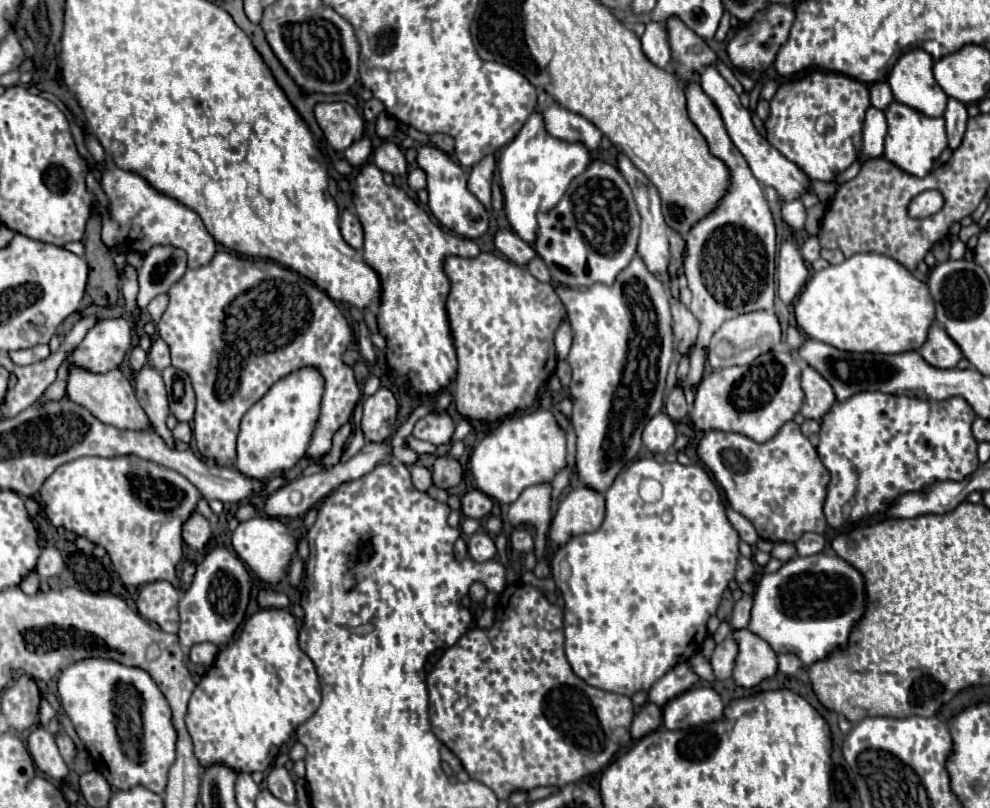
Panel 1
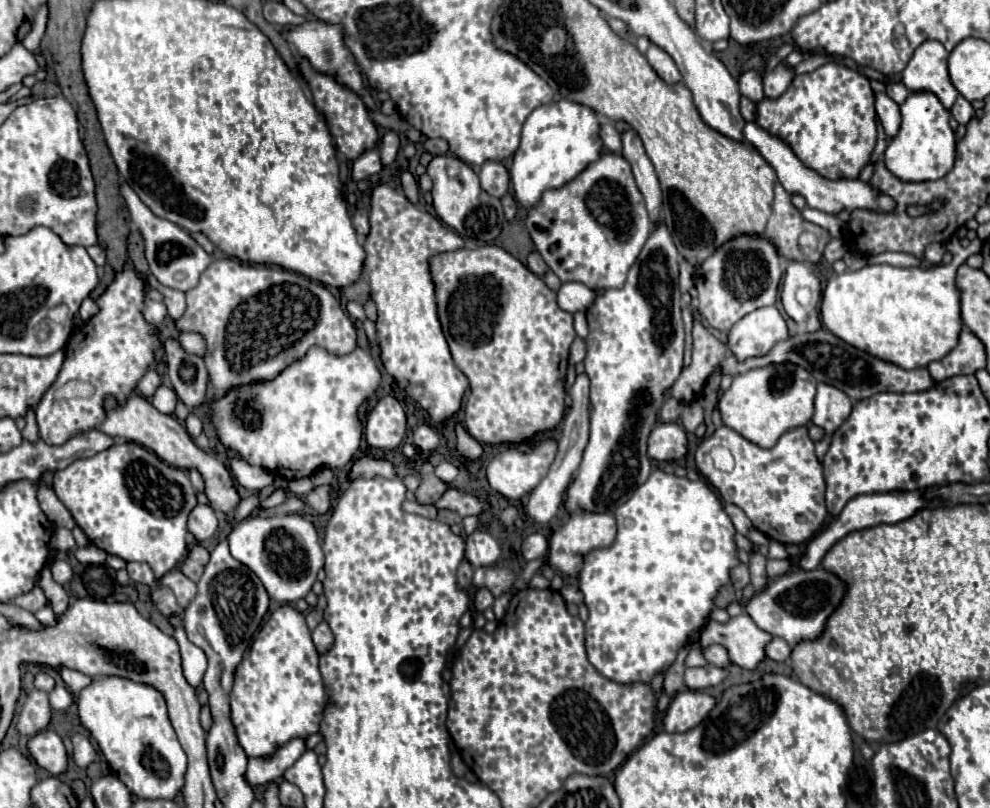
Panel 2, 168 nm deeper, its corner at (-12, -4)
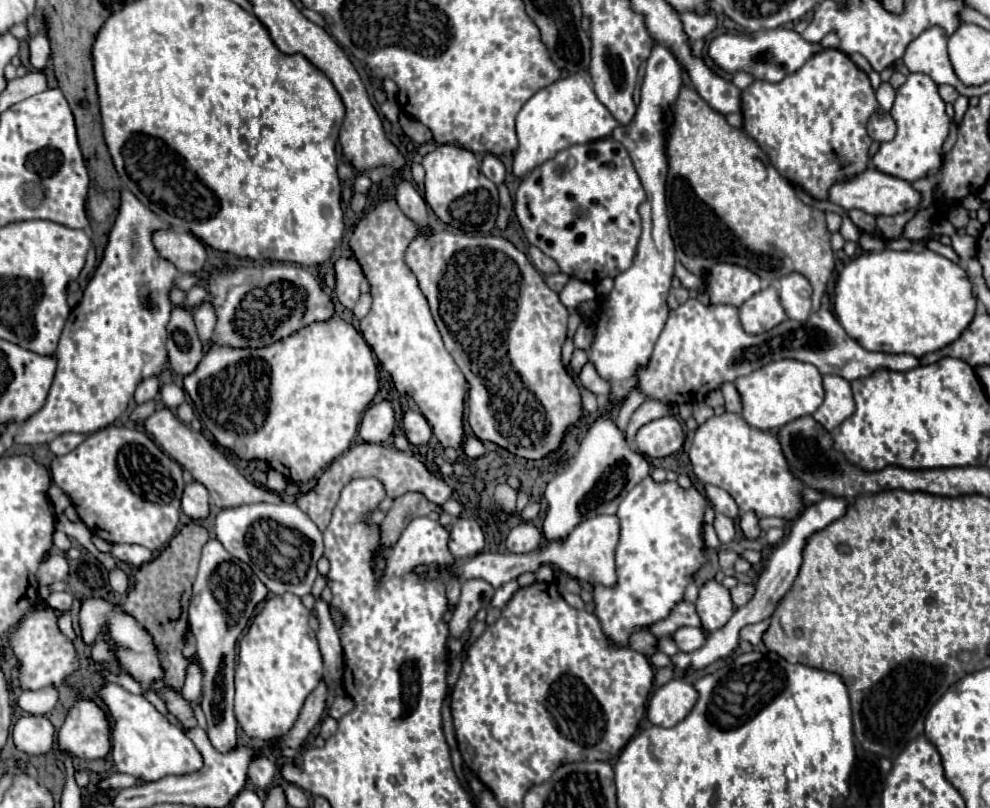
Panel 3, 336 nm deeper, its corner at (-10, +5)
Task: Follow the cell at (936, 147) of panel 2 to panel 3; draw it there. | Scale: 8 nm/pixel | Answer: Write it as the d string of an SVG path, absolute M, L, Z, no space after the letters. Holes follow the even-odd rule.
M909 73L905 85L897 89L891 117L897 123L897 135L889 143L881 143L873 165L893 177L915 181L935 175L941 167L941 149L949 133L949 117L945 113L945 101L939 97L939 89L925 73Z

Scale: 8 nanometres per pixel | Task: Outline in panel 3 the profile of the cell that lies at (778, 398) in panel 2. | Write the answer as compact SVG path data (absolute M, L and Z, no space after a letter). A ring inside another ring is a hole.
M795 359L773 361L755 373L737 377L735 387L741 395L741 415L755 429L779 429L803 415L811 415L823 403L821 373L815 365Z

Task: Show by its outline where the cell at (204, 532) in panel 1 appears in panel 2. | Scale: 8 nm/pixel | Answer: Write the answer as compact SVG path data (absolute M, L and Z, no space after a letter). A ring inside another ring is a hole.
M197 504L191 514L189 514L189 522L187 522L189 532L201 542L201 540L209 540L215 530L217 530L217 516L215 510L209 504Z

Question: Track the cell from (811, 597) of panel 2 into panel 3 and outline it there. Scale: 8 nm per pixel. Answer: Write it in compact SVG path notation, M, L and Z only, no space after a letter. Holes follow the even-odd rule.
M739 583L735 589L731 589L731 601L735 607L743 607L751 601L751 597L755 595L755 585L747 585L747 583Z

